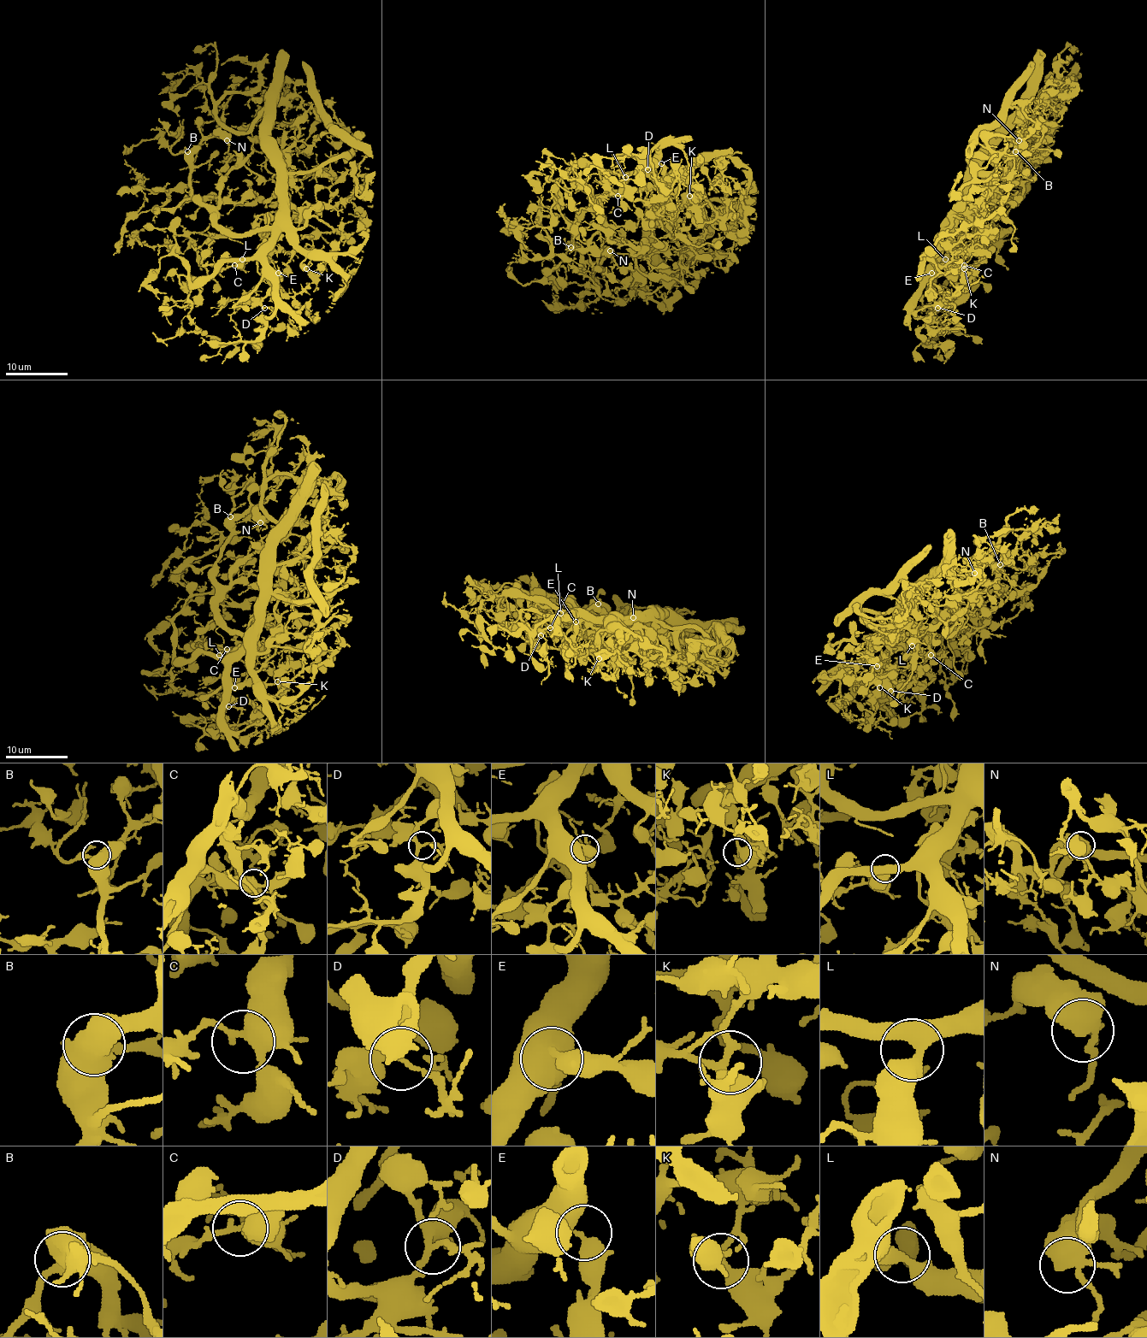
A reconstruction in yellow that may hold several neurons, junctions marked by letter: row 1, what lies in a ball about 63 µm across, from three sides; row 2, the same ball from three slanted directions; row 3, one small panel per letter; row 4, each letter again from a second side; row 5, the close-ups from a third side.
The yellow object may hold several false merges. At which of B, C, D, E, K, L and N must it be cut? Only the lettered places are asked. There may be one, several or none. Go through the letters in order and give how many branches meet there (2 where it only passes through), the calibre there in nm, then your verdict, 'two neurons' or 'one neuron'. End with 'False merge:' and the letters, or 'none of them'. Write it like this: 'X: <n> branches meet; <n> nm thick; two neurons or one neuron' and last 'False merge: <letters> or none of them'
B: 3 branches meet; 500 nm thick; one neuron
C: 3 branches meet; 400 nm thick; one neuron
D: 3 branches meet; 220 nm thick; one neuron
E: 3 branches meet; 360 nm thick; one neuron
K: 3 branches meet; 300 nm thick; one neuron
L: 3 branches meet; 440 nm thick; one neuron
N: 3 branches meet; 440 nm thick; one neuron
False merge: none of them

